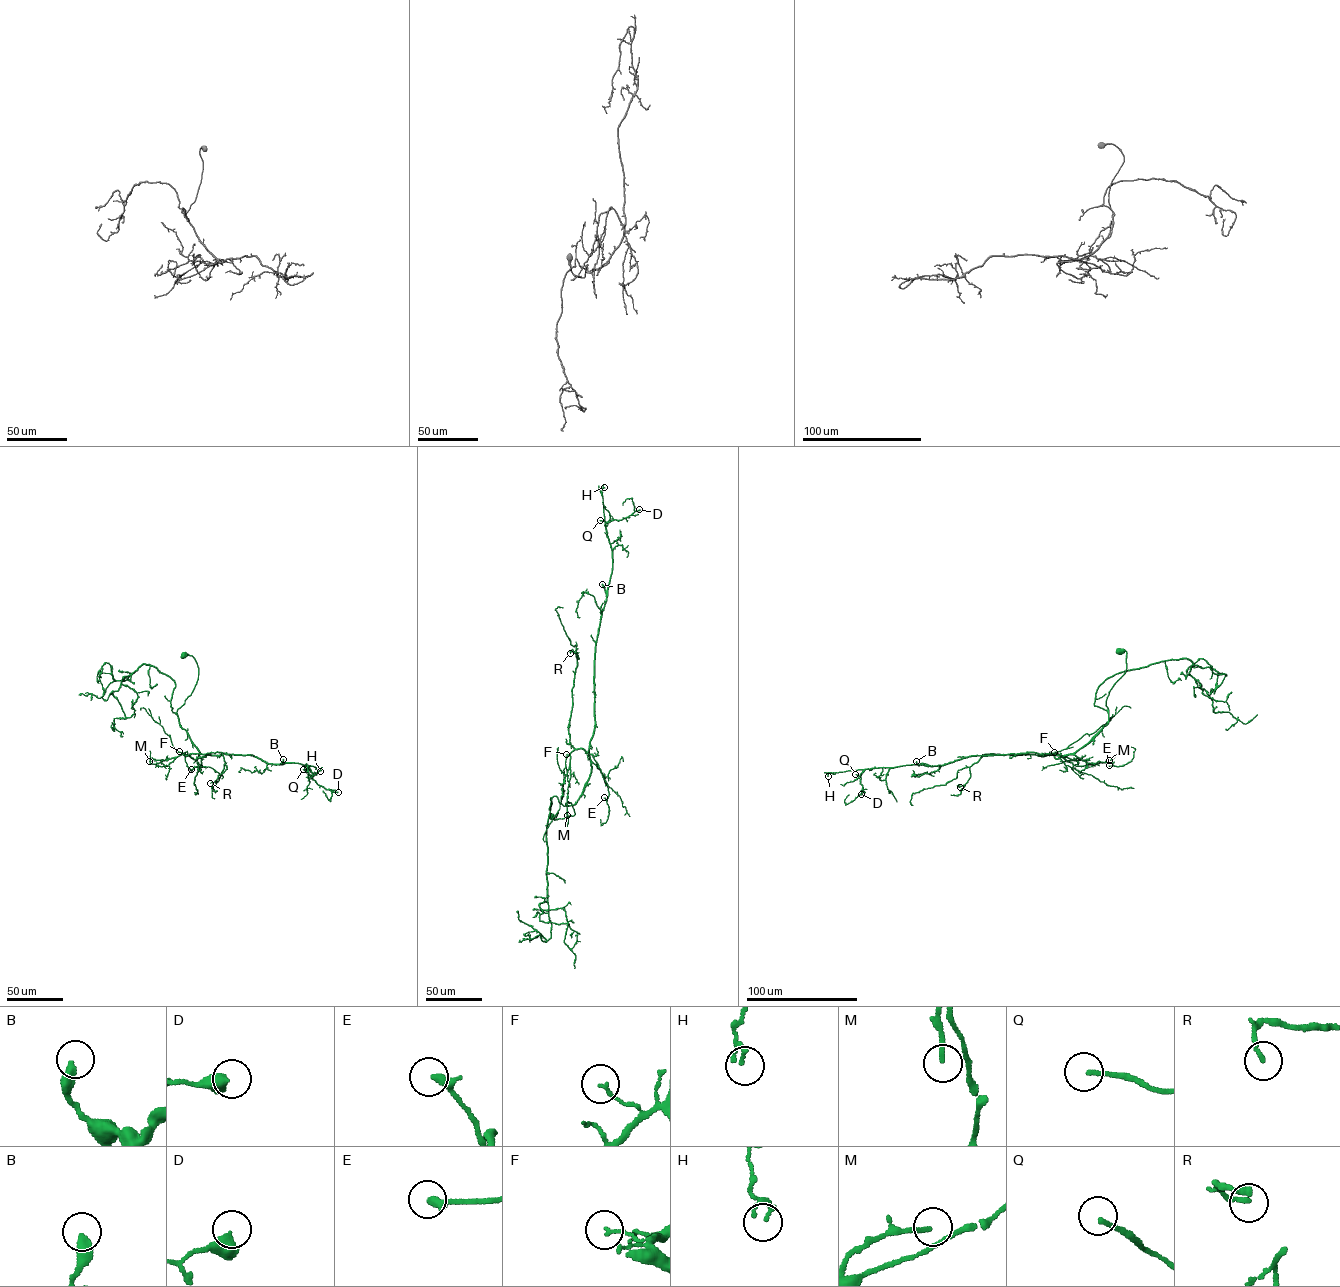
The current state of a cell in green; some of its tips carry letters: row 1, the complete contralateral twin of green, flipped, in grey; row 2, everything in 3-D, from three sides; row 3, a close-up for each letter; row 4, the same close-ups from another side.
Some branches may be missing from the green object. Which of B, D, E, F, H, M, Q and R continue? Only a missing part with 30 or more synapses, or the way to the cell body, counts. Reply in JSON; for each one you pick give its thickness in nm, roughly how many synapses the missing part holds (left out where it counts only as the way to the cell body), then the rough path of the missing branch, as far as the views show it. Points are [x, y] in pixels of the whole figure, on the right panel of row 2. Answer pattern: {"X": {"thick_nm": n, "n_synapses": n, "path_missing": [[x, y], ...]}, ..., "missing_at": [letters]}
{"missing_at": []}

